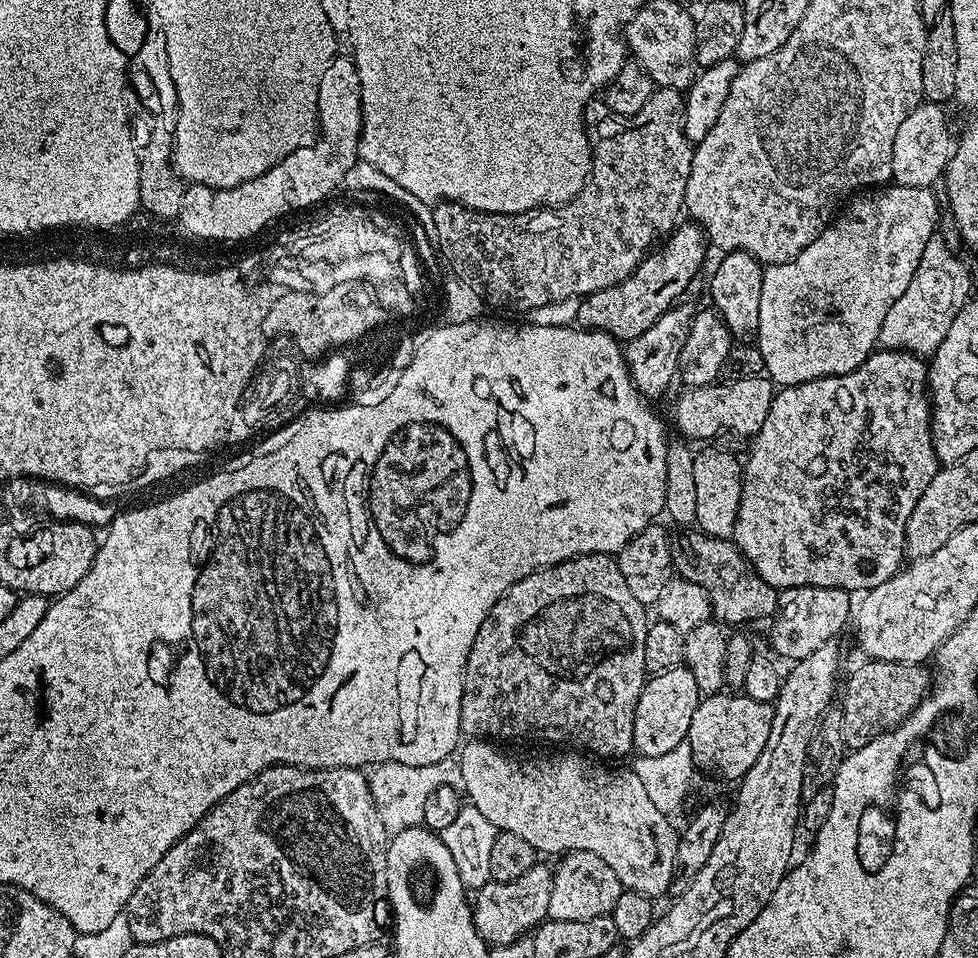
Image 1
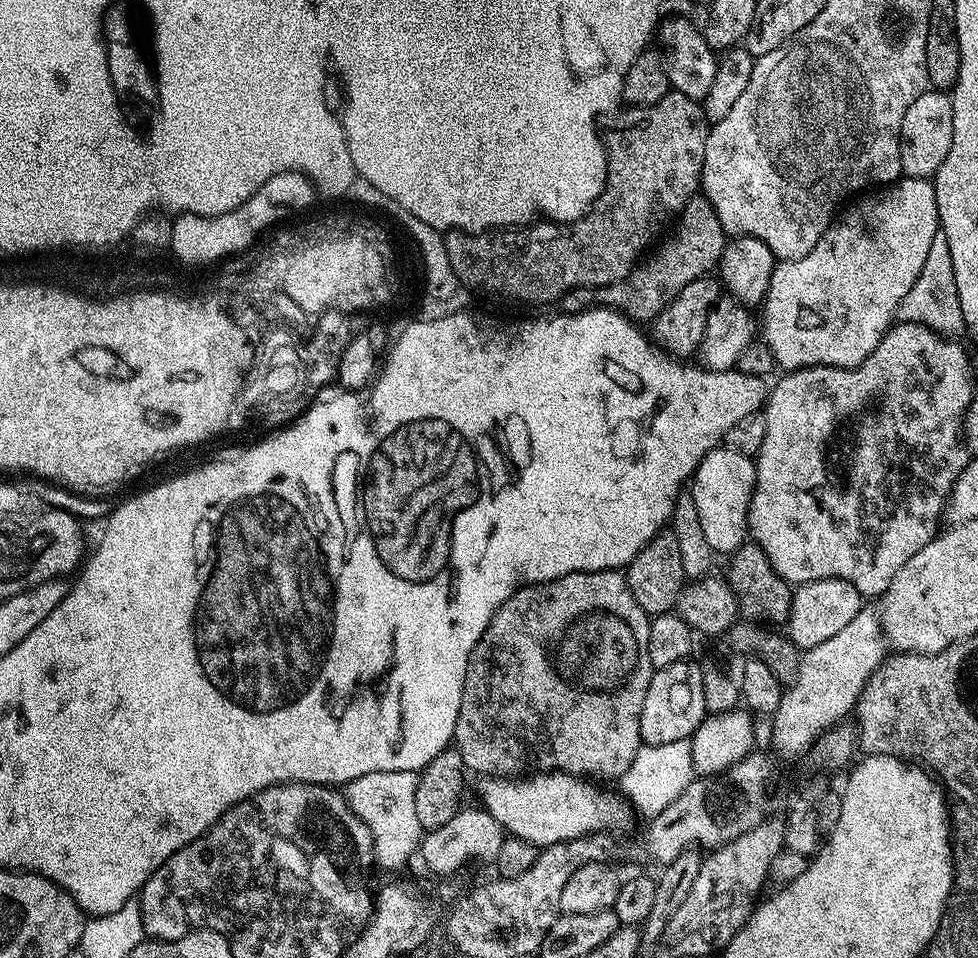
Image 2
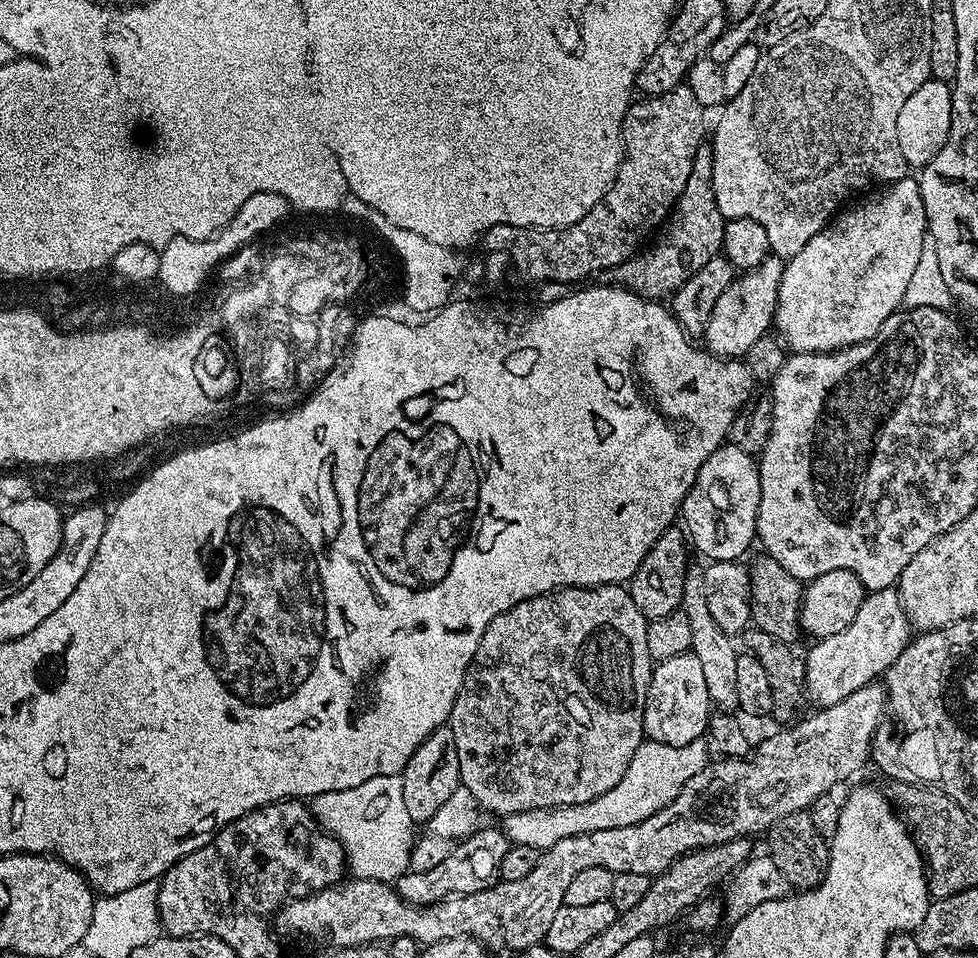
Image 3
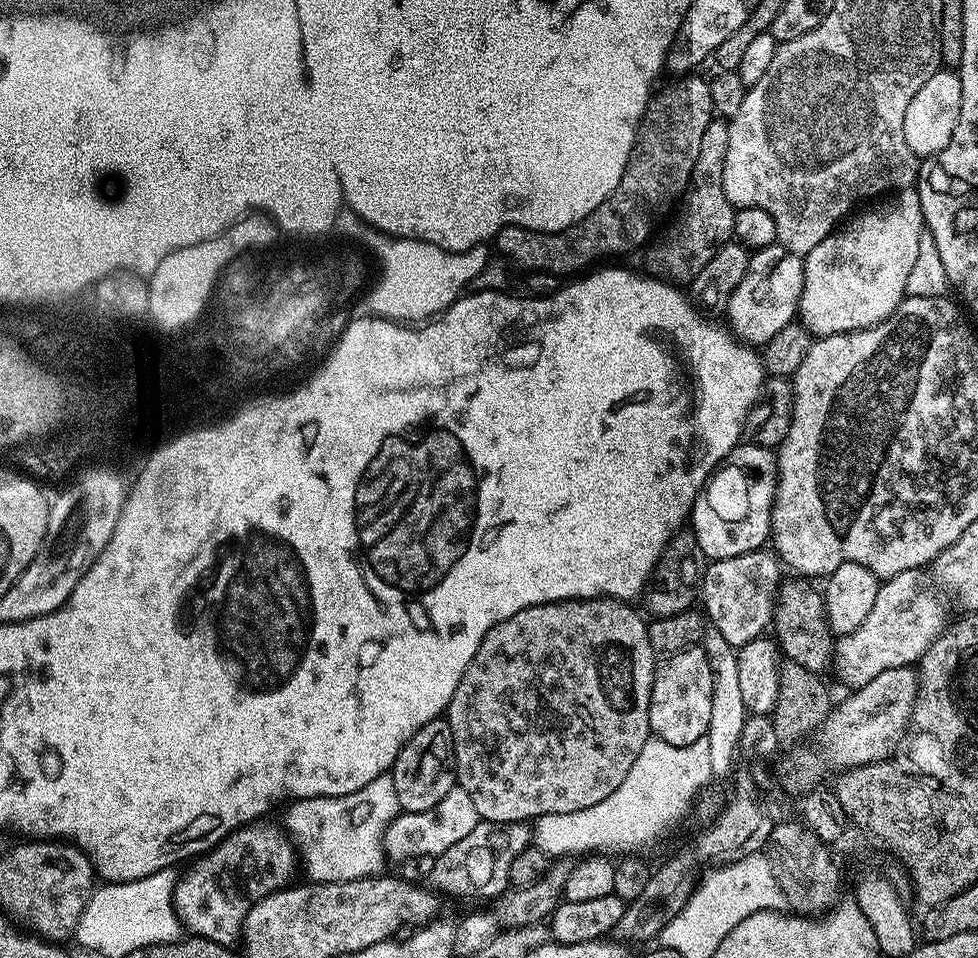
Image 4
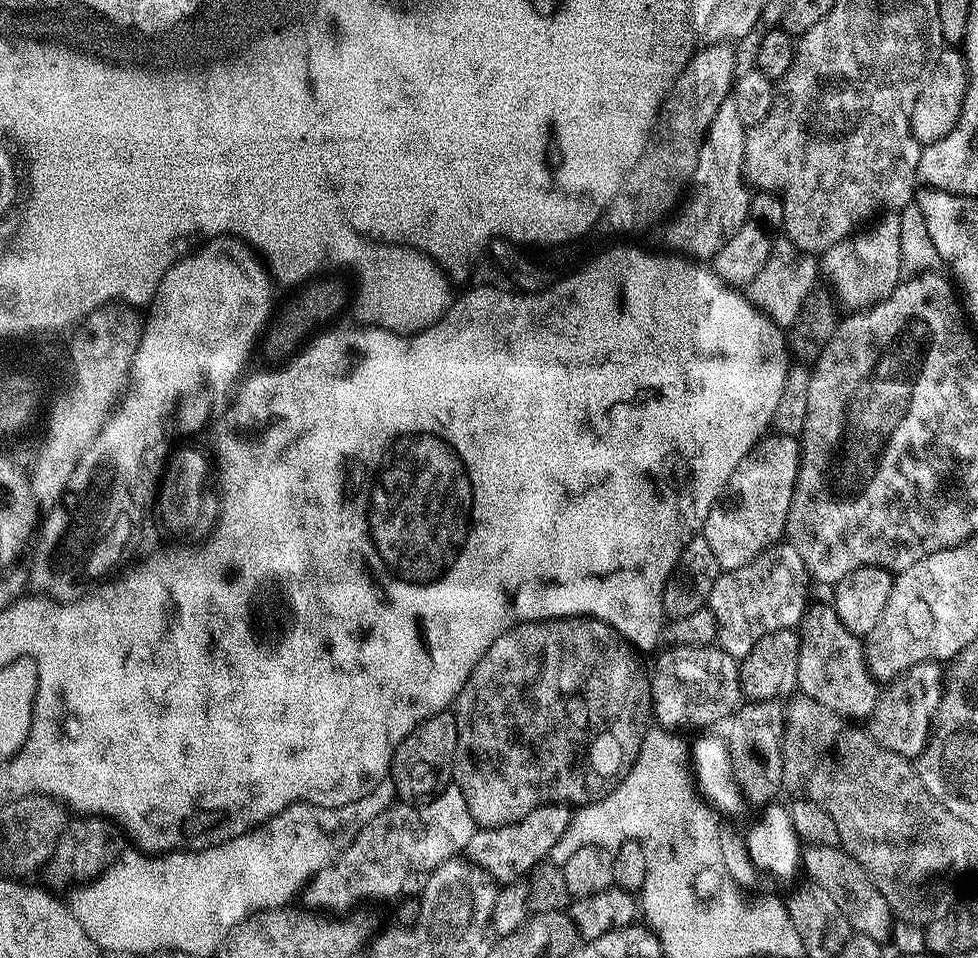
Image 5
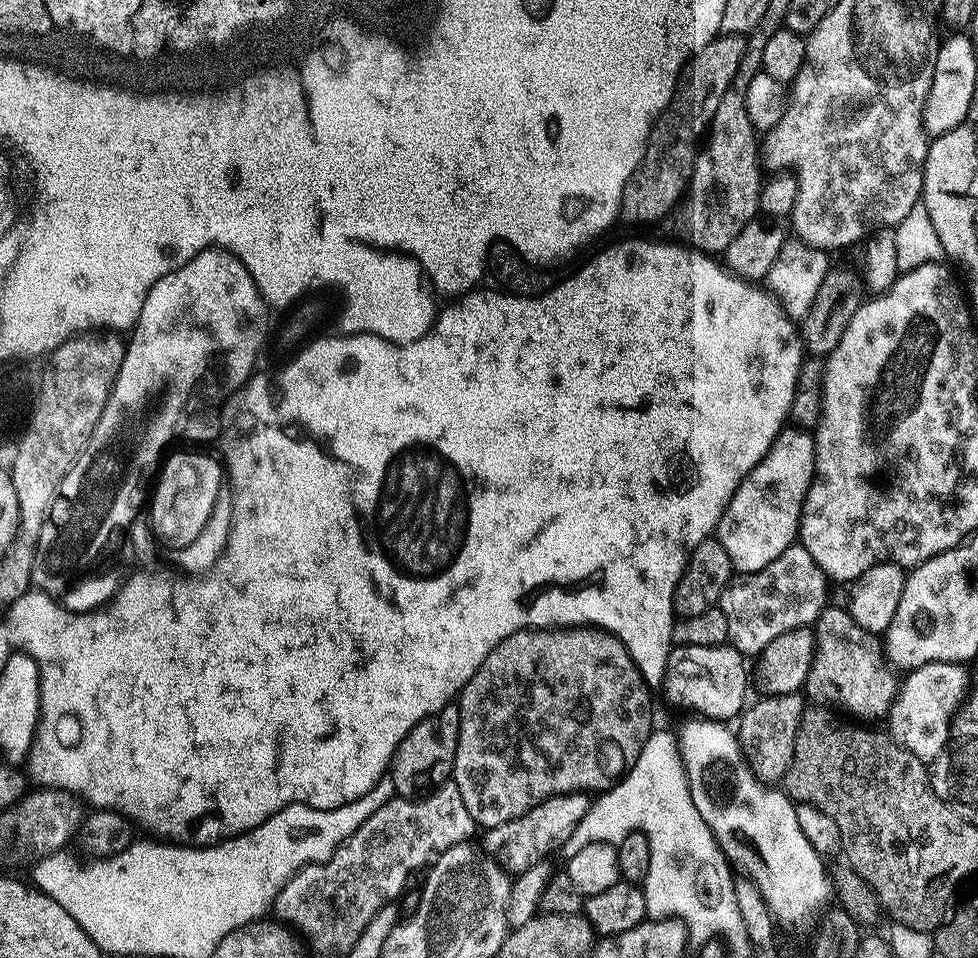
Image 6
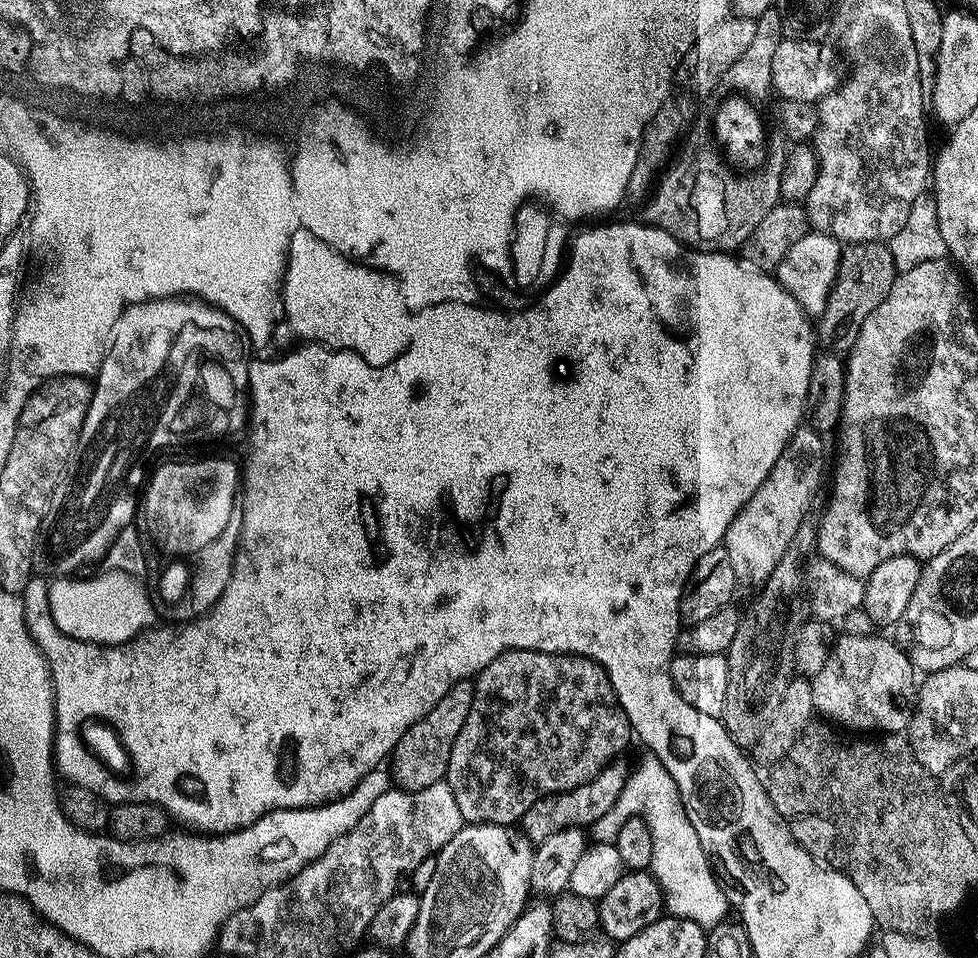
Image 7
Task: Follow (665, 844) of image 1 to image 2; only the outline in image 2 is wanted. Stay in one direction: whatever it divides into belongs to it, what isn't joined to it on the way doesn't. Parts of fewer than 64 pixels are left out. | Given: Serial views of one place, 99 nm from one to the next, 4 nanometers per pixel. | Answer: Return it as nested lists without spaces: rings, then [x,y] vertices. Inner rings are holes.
[[[536,772],[536,780],[532,778],[484,778],[480,784],[480,800],[482,808],[488,811],[501,824],[509,836],[517,836],[537,846],[547,846],[566,842],[570,838],[582,838],[591,832],[615,833],[615,828],[624,828],[634,817],[634,809],[623,795],[615,791],[603,792],[603,787],[593,781],[579,776],[571,776],[565,772]]]

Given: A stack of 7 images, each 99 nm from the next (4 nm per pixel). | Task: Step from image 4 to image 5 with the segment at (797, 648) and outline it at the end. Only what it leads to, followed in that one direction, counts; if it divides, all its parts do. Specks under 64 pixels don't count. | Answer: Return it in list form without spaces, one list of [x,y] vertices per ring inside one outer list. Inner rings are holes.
[[[812,602],[805,607],[804,616],[798,625],[798,633],[800,645],[798,646],[796,682],[799,691],[805,696],[822,702],[824,706],[830,706],[830,710],[834,710],[839,716],[845,718],[867,717],[878,699],[878,684],[872,679],[868,673],[868,667],[864,663],[861,637],[846,630],[846,626],[842,626],[842,618],[838,618],[836,609],[828,602],[824,602],[824,604]]]

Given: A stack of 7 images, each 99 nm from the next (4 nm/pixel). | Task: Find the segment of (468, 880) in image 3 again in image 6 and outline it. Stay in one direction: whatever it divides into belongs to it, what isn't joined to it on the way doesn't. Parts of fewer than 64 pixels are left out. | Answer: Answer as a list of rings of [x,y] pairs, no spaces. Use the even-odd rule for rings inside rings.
[[[572,792],[568,796],[556,796],[551,800],[547,808],[542,810],[528,810],[521,817],[489,828],[483,834],[483,845],[489,853],[492,853],[505,869],[515,873],[526,871],[540,860],[548,860],[551,852],[559,853],[564,844],[574,834],[574,826],[586,818],[590,800],[585,793]]]

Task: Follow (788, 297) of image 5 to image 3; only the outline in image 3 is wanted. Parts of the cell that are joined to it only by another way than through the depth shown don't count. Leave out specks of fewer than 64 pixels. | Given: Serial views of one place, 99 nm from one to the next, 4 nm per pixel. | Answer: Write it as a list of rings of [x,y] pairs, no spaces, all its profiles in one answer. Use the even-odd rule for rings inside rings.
[[[770,254],[760,263],[759,270],[737,275],[732,284],[722,290],[722,298],[718,298],[714,314],[710,314],[710,322],[704,327],[702,340],[707,351],[721,358],[740,358],[748,353],[754,342],[758,342],[758,338],[769,335],[776,318],[776,304],[780,300],[779,286],[784,265],[781,257]]]

